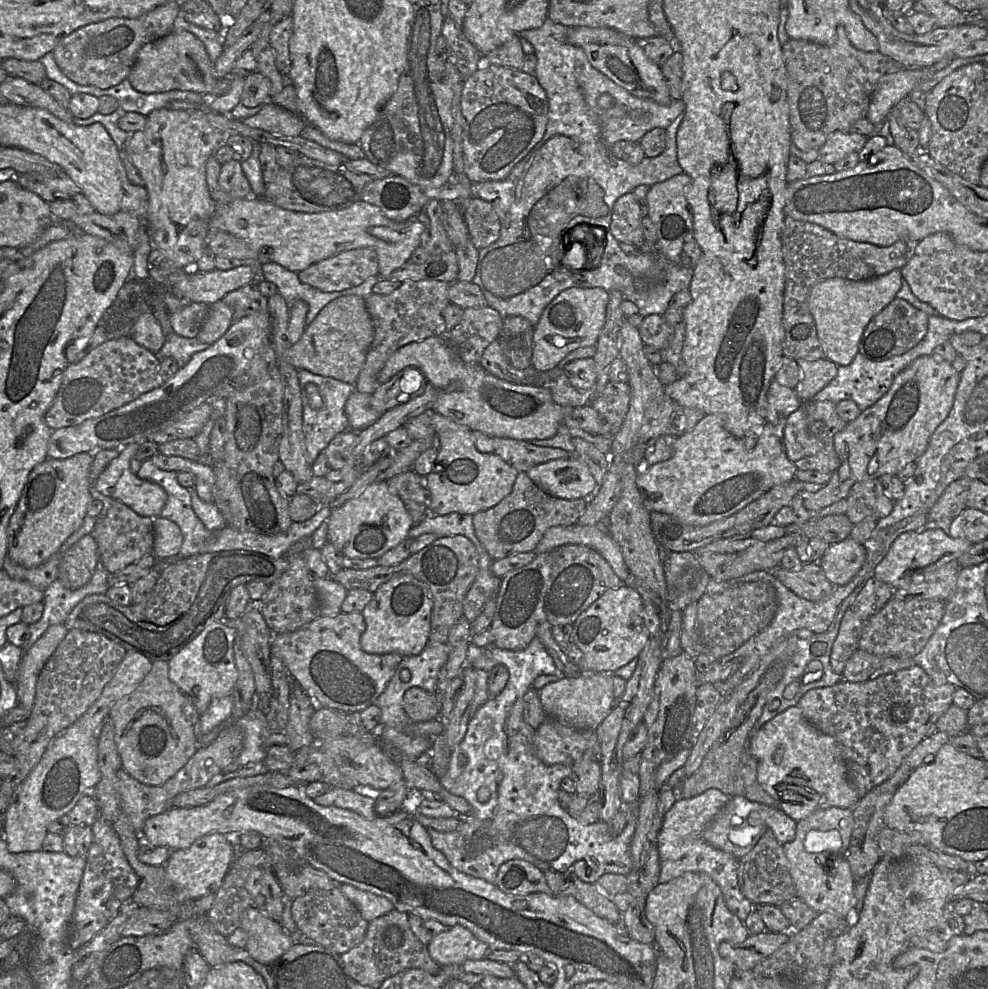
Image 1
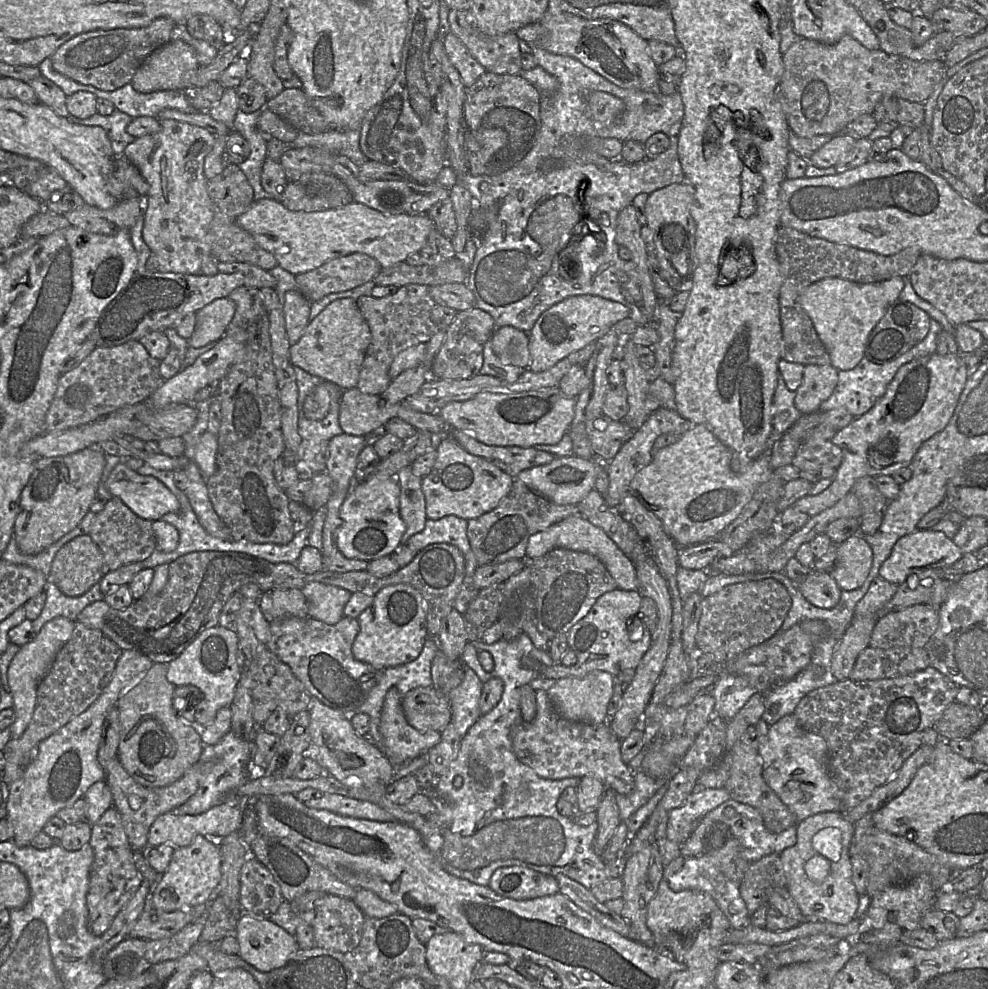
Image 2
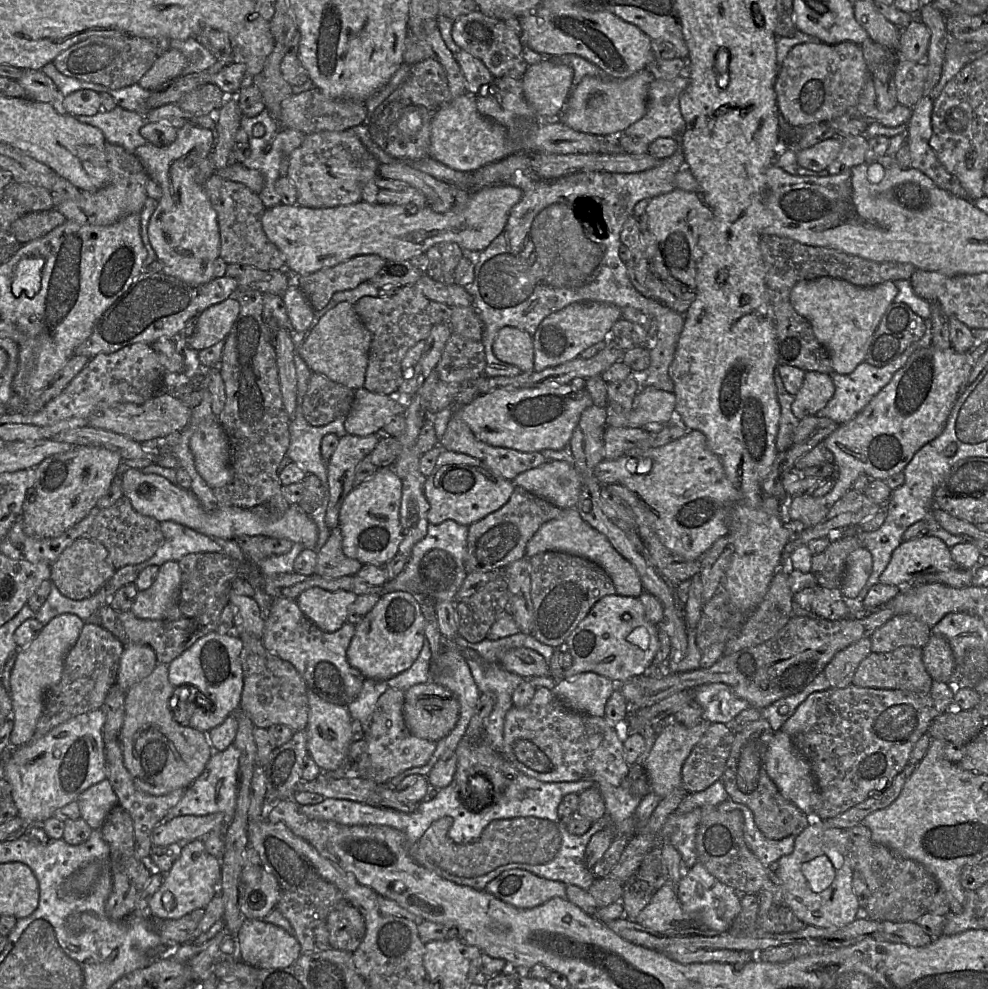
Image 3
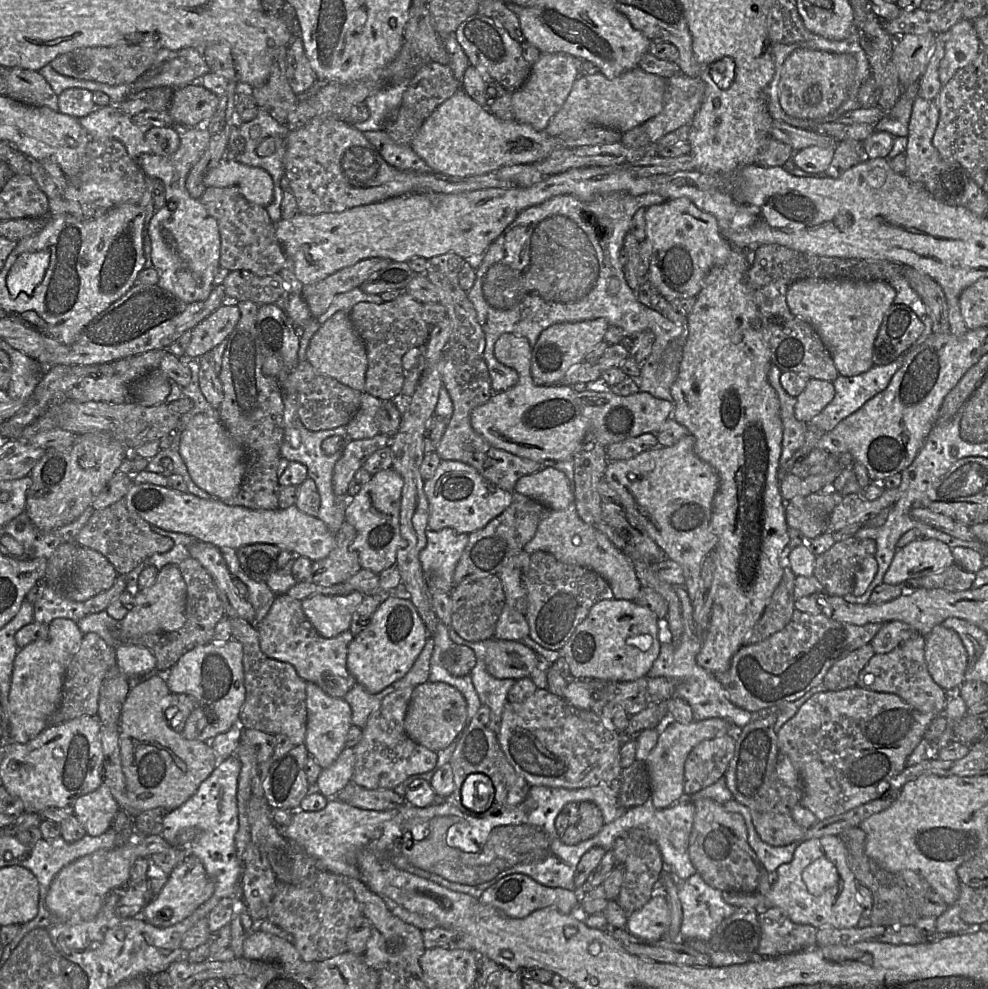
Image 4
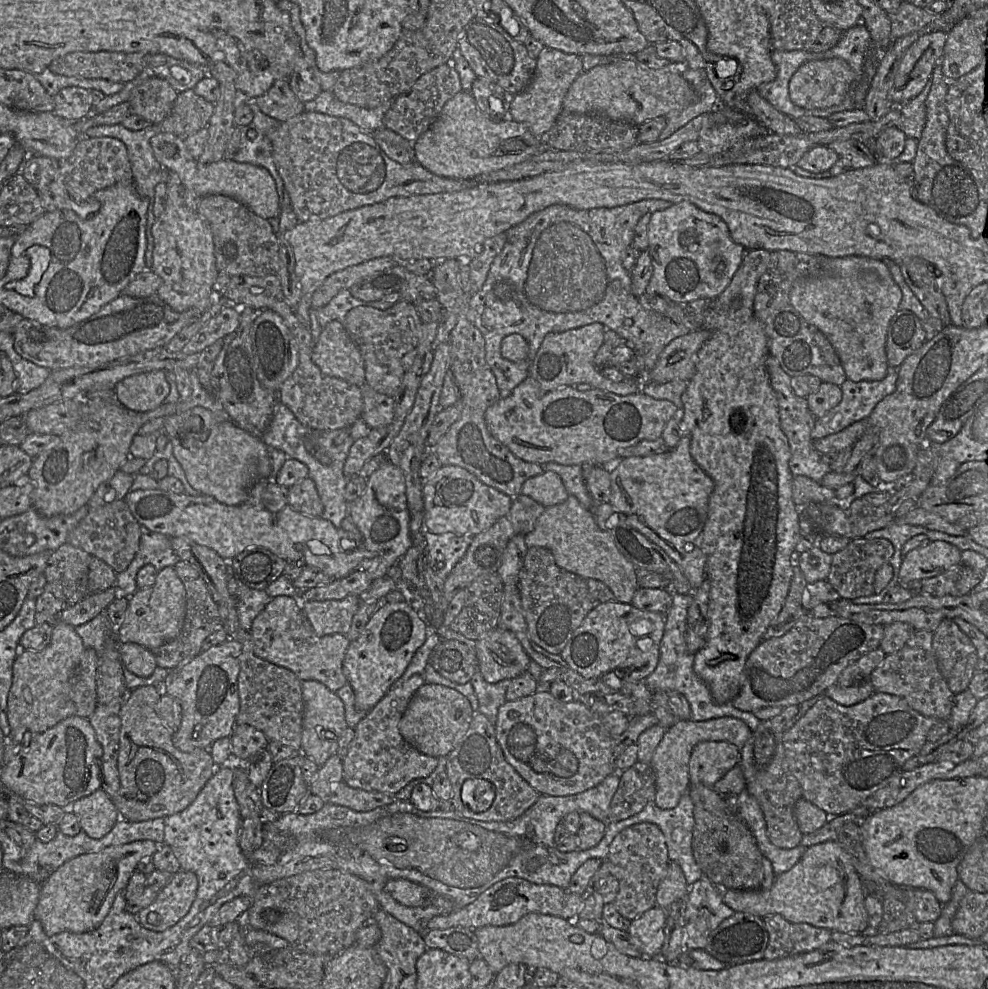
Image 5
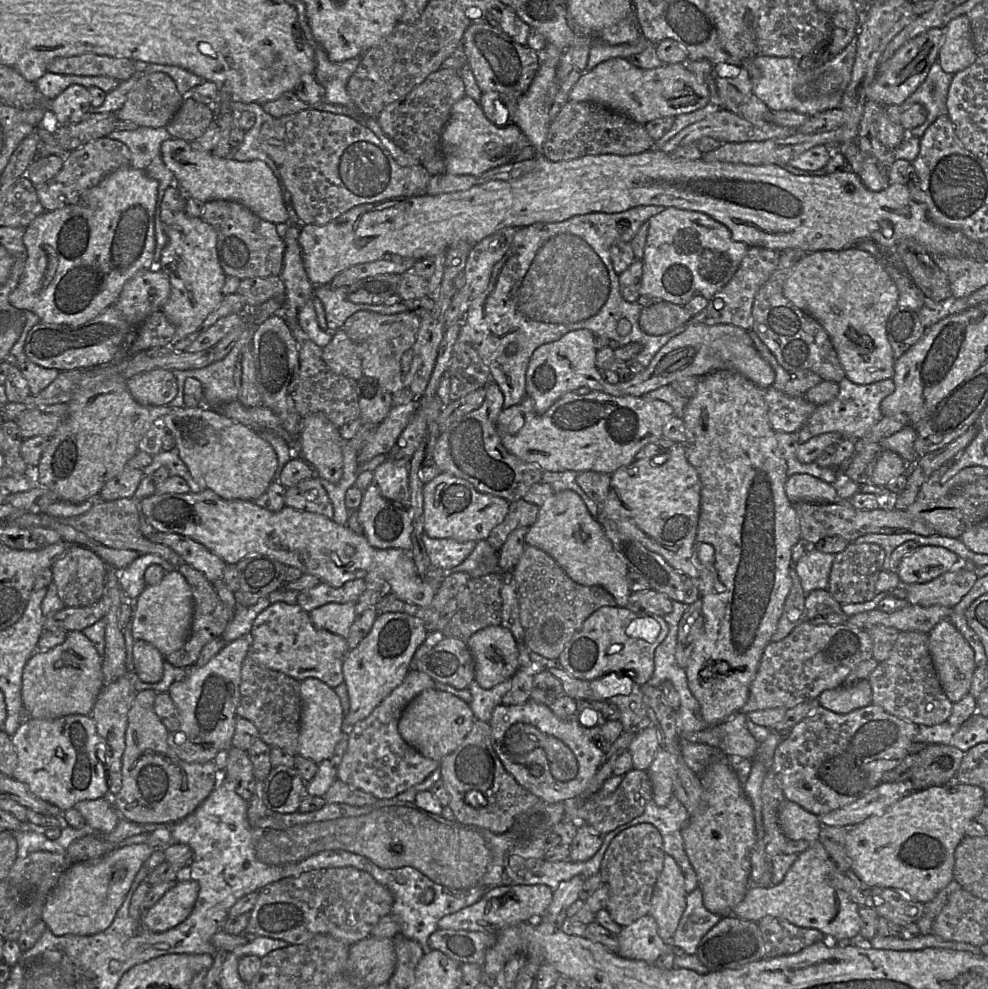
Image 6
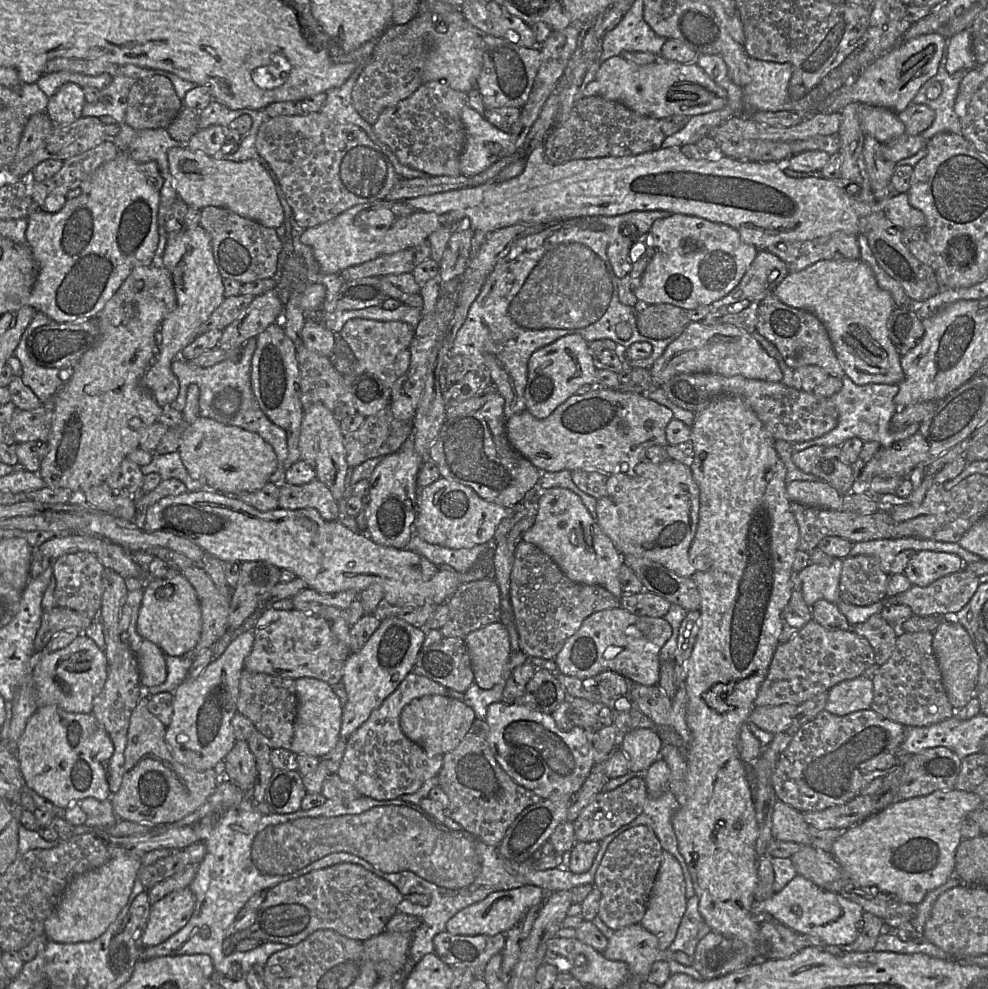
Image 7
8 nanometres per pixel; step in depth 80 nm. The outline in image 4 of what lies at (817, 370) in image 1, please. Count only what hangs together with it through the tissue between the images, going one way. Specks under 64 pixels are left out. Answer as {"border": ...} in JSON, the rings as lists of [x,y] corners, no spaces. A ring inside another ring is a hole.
{"border":[[[809,378],[804,390],[797,396],[794,406],[795,418],[808,423],[818,415],[834,398],[832,382]]]}

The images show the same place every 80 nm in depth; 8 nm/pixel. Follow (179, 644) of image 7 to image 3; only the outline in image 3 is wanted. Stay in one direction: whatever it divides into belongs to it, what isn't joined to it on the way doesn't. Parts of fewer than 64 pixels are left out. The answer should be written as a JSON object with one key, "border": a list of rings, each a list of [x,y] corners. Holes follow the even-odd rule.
{"border":[[[168,561],[158,567],[153,584],[135,596],[132,613],[139,619],[170,620],[180,618],[177,604],[180,573],[178,562]]]}

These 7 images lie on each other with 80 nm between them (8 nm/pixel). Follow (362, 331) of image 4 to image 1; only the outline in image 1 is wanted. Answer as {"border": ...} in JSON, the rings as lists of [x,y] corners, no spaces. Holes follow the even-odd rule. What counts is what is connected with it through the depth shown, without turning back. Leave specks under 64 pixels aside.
{"border":[[[408,280],[389,294],[371,293],[364,298],[374,326],[374,340],[355,384],[358,391],[372,395],[377,390],[380,386],[377,381],[378,374],[388,359],[401,347],[429,337],[442,336],[447,332],[442,313],[450,304],[449,286],[450,283],[438,280]]]}

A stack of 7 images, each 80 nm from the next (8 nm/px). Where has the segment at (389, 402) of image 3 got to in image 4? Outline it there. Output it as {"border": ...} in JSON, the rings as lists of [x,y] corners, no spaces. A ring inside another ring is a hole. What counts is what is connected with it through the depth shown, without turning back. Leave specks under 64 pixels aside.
{"border":[[[362,392],[359,410],[346,426],[349,440],[371,439],[380,433],[376,415],[382,400]]]}

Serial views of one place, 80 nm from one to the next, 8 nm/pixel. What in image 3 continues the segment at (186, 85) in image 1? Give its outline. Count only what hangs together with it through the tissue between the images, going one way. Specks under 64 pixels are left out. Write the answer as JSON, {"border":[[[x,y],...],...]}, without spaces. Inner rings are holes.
{"border":[[[170,48],[154,61],[137,84],[152,91],[181,76],[186,64],[187,60],[184,54],[175,48]]]}

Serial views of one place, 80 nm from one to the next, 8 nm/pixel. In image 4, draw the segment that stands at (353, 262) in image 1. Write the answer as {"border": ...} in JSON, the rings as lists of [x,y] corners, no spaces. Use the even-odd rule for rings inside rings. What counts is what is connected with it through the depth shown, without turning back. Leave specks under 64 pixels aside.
{"border":[[[383,257],[363,259],[319,282],[304,285],[301,295],[313,317],[317,318],[329,308],[336,295],[358,288],[372,274],[386,268],[391,262],[391,259]]]}

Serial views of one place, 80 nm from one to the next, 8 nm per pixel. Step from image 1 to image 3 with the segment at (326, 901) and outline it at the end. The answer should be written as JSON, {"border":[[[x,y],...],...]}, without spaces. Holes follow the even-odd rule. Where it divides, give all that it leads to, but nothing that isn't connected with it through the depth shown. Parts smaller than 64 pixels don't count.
{"border":[[[338,904],[327,919],[329,943],[332,949],[353,953],[362,942],[366,926],[360,911],[349,904]]]}

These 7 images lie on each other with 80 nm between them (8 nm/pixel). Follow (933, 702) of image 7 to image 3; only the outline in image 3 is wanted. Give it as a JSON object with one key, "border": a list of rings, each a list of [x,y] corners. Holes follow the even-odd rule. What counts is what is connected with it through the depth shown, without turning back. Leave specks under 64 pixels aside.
{"border":[[[903,646],[890,652],[871,652],[858,666],[852,683],[864,688],[896,689],[926,694],[931,689],[933,679],[924,666],[923,648]]]}

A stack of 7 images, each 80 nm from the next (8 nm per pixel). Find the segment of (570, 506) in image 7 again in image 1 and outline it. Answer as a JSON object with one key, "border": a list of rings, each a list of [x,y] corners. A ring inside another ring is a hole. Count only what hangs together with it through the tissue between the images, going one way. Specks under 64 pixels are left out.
{"border":[[[575,523],[568,526],[551,527],[545,532],[534,552],[536,555],[549,553],[565,545],[582,545],[597,551],[623,583],[628,581],[630,571],[620,547],[609,532],[600,526]]]}

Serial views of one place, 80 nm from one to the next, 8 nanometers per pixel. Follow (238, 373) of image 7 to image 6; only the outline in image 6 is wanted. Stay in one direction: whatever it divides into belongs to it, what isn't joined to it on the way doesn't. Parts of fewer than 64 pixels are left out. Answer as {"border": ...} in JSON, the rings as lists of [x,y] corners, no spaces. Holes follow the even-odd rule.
{"border":[[[244,330],[241,339],[220,361],[207,367],[193,370],[172,370],[177,380],[177,395],[166,406],[182,408],[184,406],[184,382],[187,378],[196,378],[202,385],[204,404],[223,413],[226,404],[239,402],[238,389],[234,381],[235,364],[243,348],[249,346],[252,332]]]}

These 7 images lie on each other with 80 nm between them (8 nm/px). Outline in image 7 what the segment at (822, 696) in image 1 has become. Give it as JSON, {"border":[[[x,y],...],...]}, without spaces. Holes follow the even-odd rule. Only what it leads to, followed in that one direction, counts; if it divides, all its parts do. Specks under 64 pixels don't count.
{"border":[[[872,708],[845,716],[834,715],[827,710],[821,711],[815,719],[801,726],[778,757],[772,775],[777,798],[803,813],[821,811],[849,802],[860,795],[872,780],[889,773],[901,763],[900,746],[905,731],[905,726],[881,716]]]}

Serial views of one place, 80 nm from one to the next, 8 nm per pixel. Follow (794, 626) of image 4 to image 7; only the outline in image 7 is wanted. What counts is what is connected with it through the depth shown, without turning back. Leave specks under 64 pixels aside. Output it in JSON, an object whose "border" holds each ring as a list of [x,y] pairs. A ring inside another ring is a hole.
{"border":[[[810,620],[791,639],[779,643],[765,680],[759,688],[755,706],[800,705],[833,686],[856,678],[875,664],[869,641],[849,630],[828,630]]]}

